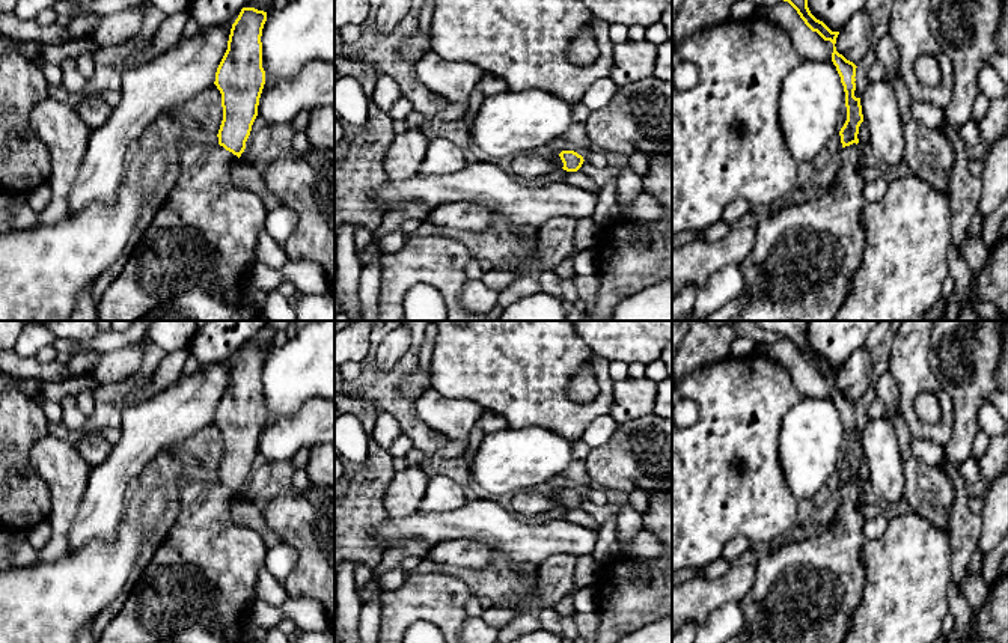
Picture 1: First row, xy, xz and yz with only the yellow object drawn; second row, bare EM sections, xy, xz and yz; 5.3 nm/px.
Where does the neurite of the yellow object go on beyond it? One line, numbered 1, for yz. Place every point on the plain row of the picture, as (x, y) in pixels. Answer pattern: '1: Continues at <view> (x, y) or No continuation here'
1: Continues at yz (803, 592)

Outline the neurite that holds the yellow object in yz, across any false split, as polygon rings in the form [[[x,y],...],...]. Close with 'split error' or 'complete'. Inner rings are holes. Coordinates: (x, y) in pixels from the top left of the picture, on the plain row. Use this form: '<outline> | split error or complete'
[[[753,321],[762,330],[788,339],[805,358],[824,378],[833,381],[832,399],[841,414],[845,429],[847,458],[839,468],[842,485],[841,501],[832,526],[815,536],[793,542],[785,539],[776,545],[758,551],[752,559],[756,568],[753,587],[738,602],[744,626],[750,631],[747,643],[842,643],[850,620],[860,604],[865,584],[865,566],[862,547],[866,541],[865,517],[860,512],[859,464],[863,459],[860,435],[856,428],[856,402],[836,389],[839,369],[832,369],[817,357],[808,345],[809,321]]] | split error

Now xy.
[[[243,345],[232,361],[214,419],[223,444],[218,480],[208,480],[199,471],[185,468],[176,474],[176,521],[98,643],[160,643],[191,625],[203,625],[220,635],[226,635],[235,623],[244,626],[256,601],[258,572],[265,566],[268,548],[256,530],[232,521],[231,503],[244,489],[258,453],[265,422],[261,379],[265,358],[267,349]]] | split error

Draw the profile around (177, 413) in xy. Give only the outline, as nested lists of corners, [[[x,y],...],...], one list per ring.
[[[237,355],[200,366],[155,396],[124,410],[119,441],[102,464],[90,468],[69,532],[69,553],[93,541],[110,541],[124,518],[136,479],[149,470],[154,456],[167,449],[175,450],[214,422]]]

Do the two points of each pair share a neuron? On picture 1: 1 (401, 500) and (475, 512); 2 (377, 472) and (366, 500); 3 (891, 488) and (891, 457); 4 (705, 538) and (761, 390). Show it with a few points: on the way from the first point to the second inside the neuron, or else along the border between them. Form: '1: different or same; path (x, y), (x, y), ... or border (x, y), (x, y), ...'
1: different; border (418, 509), (403, 517), (389, 517)
2: same; path (369, 479), (366, 482), (366, 493)
3: same; path (891, 481), (891, 464)
4: same; path (705, 502), (705, 493), (723, 472), (736, 426)

